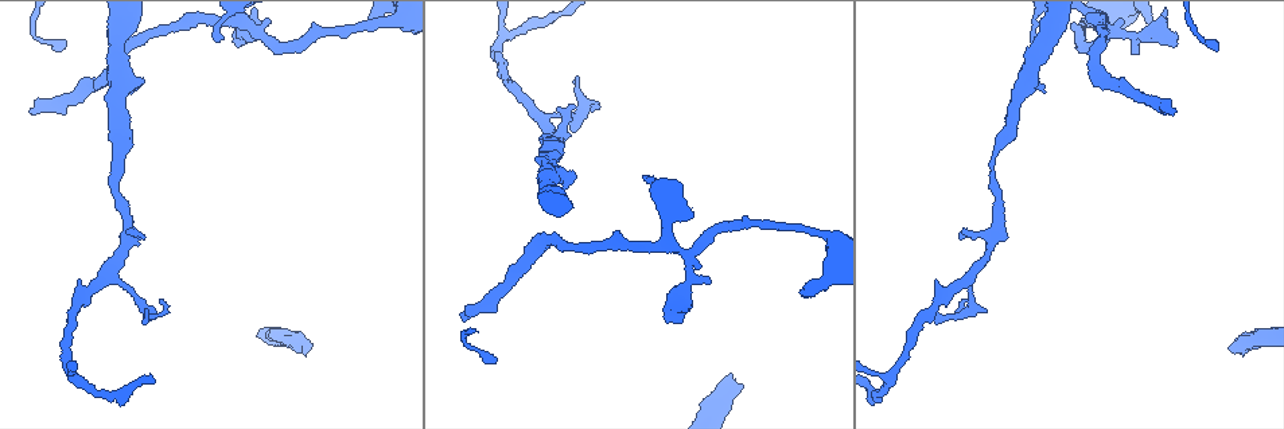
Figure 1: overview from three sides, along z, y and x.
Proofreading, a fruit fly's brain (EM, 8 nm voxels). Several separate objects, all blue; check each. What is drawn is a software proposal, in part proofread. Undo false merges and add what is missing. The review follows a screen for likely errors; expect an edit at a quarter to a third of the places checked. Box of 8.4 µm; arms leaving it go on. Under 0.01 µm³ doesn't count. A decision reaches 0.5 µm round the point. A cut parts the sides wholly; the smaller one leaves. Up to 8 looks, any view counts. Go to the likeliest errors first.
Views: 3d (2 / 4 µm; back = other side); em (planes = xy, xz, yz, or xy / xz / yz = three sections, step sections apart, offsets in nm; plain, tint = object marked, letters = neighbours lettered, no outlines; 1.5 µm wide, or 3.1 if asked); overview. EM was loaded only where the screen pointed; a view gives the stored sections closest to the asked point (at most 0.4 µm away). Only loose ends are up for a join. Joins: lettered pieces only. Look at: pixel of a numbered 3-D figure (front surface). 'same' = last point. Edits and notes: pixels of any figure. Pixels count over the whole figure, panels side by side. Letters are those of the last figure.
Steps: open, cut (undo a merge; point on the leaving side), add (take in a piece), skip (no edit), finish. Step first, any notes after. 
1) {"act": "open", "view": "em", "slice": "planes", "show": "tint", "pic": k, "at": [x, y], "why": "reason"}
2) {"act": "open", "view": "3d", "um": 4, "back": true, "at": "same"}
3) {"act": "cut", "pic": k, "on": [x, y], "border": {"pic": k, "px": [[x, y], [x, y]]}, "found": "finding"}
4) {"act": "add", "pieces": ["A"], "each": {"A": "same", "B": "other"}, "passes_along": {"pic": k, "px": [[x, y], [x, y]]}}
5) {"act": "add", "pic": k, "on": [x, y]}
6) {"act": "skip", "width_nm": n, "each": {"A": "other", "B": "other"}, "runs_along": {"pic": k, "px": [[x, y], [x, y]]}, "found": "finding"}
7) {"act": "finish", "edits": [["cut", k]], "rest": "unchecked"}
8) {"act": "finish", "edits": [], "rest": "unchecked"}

{"act": "open", "view": "3d", "um": 4, "pic": 1, "at": [1115, 32], "why": "looks like a crossing"}

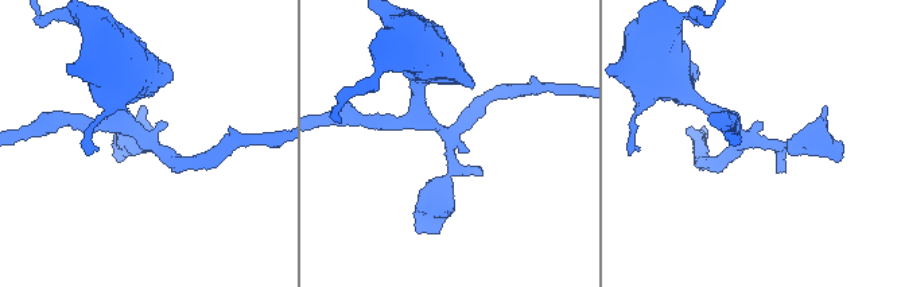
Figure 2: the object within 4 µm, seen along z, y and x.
{"act": "open", "view": "em", "slice": "xy", "step": 4, "show": "tint", "pic": 2, "at": [741, 144], "why": "need the tissue"}

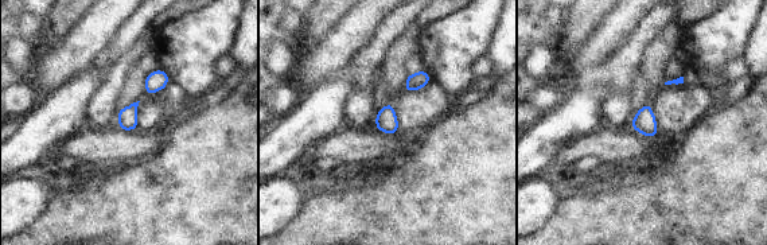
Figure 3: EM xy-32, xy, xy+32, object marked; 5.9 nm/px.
{"act": "open", "view": "em", "slice": "xy", "step": 4, "show": "letters", "at": "same"}

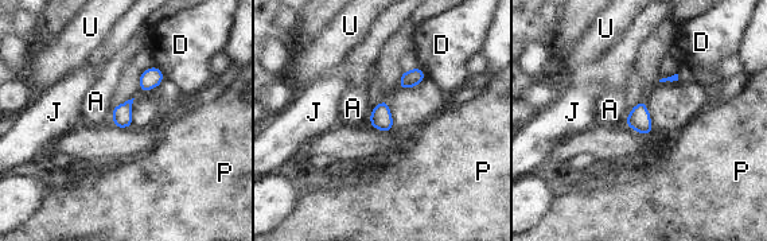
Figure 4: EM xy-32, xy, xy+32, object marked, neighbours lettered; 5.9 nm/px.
{"act": "skip", "longest_contact_nm": ["D", 100], "each": {"A": "other", "D": "other", "J": "other", "P": "other", "U": "other"}, "border": {"pic": 4, "px": [[155, 66], [166, 77]]}, "found": "continuous, no second neuron"}

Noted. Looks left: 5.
{"act": "open", "view": "3d", "um": 2, "pic": 1, "at": [1175, 110], "why": "branch stops here"}

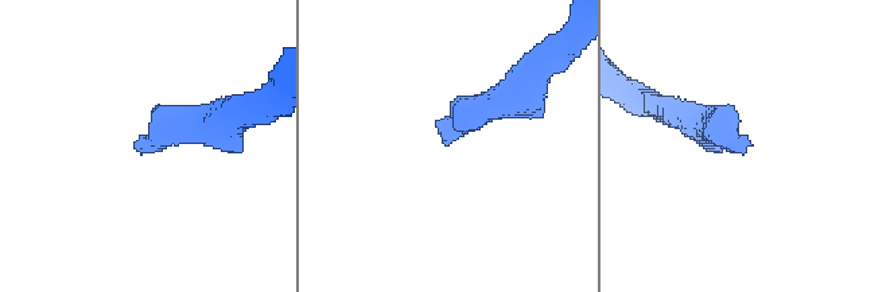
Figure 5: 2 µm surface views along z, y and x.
{"act": "open", "view": "em", "slice": "planes", "show": "letters", "pic": 5, "at": [747, 139]}

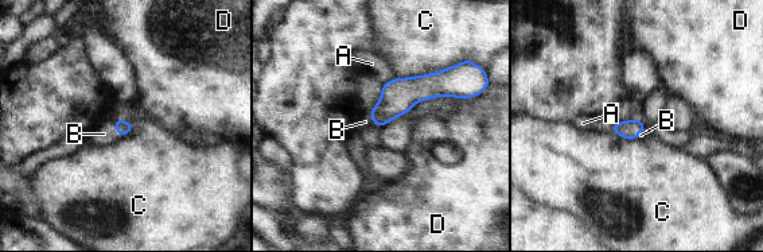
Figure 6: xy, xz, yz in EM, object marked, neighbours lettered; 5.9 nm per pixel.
{"act": "add", "pieces": ["B"], "each": {"A": "other", "B": "same", "C": "other", "D": "other"}, "passes_along": {"pic": 6, "px": [[123, 127], [115, 128], [104, 134]]}, "found": "the neuron continues"}

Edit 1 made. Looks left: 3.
{"act": "open", "view": "overview"}

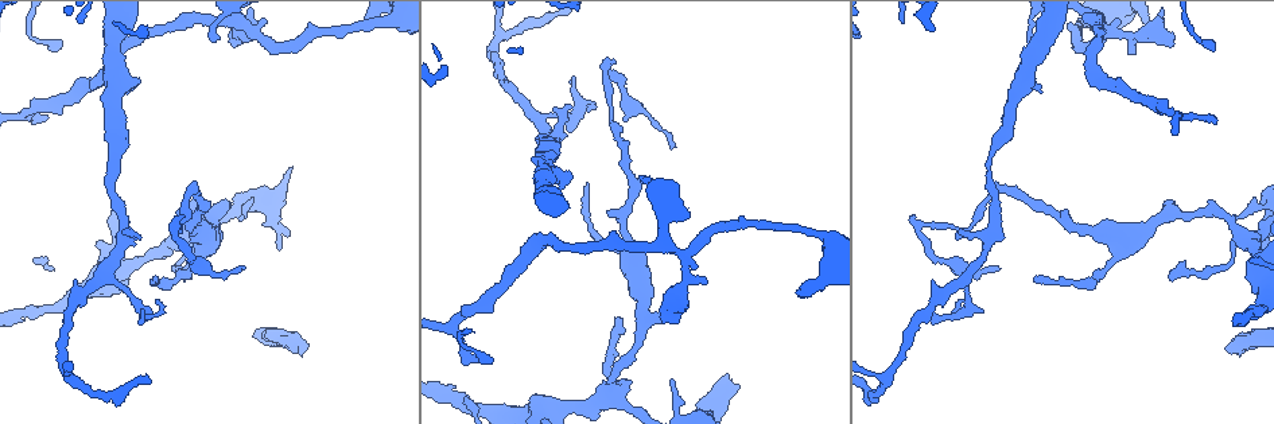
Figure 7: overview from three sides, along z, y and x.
{"act": "open", "view": "em", "slice": "yz", "step": 4, "show": "tint", "pic": 7, "at": [1039, 91], "why": "stops while still wide"}

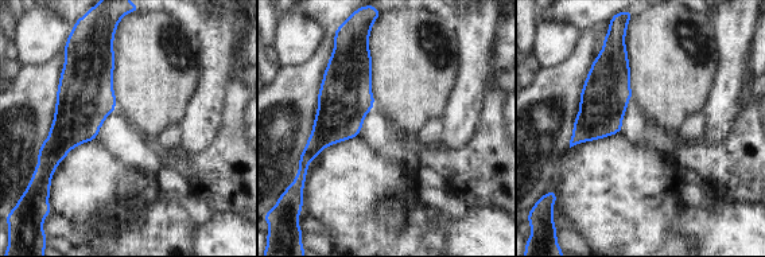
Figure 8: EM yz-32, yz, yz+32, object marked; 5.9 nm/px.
{"act": "open", "view": "em", "slice": "planes", "show": "letters", "at": "same"}

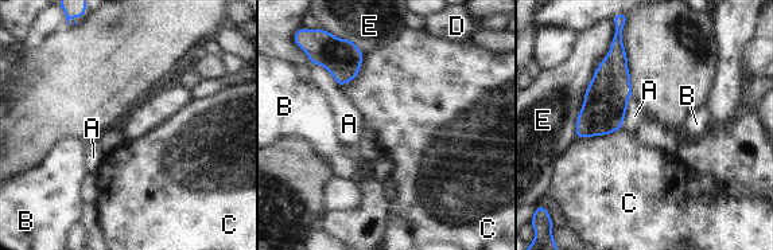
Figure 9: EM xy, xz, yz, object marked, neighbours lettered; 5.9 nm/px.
{"act": "skip", "each": {"A": "other", "B": "other", "C": "other", "D": "other", "E": "other"}, "border": {"pic": 9, "px": [[622, 128], [610, 133], [575, 139]]}, "found": "no lettered piece goes on from it"}

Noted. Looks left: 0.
{"act": "finish", "edits": [["add", 6]], "rest": "unchecked"}

